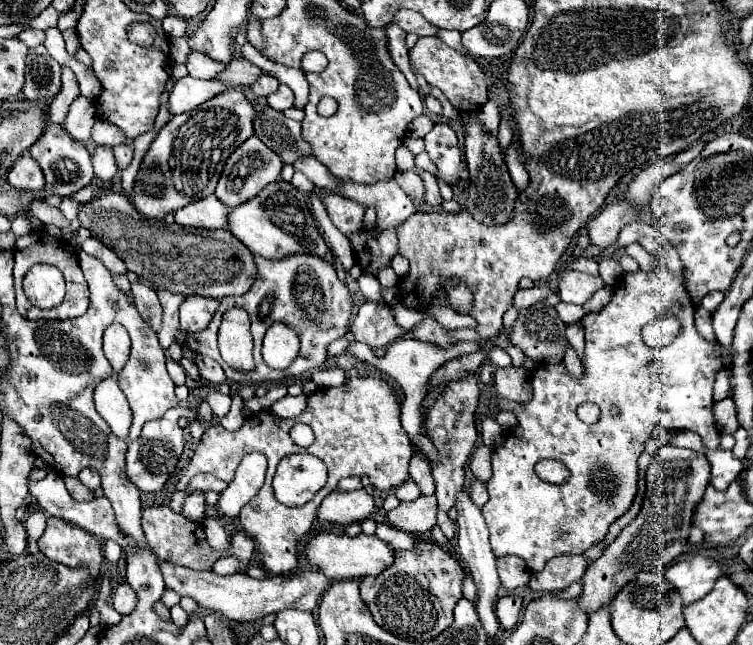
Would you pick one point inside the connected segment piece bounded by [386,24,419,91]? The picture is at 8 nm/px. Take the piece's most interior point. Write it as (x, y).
(397, 47)

